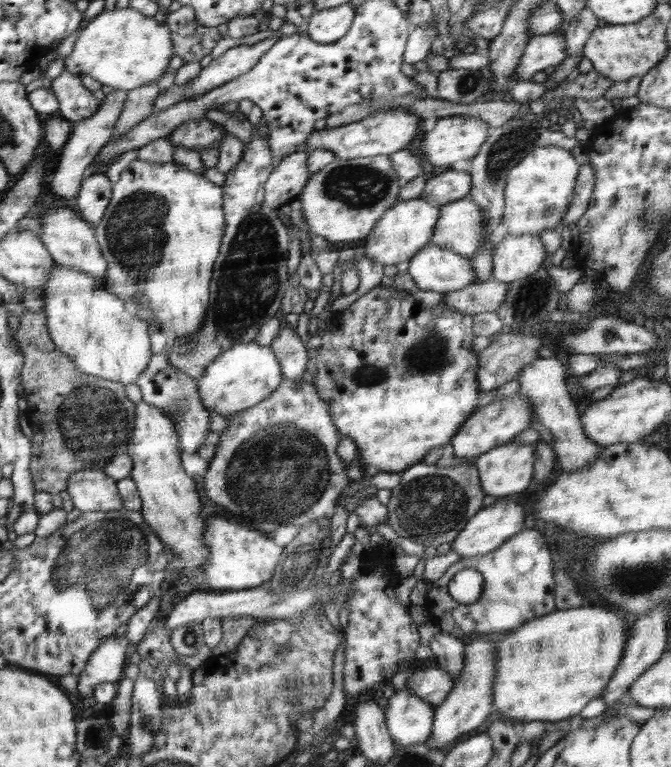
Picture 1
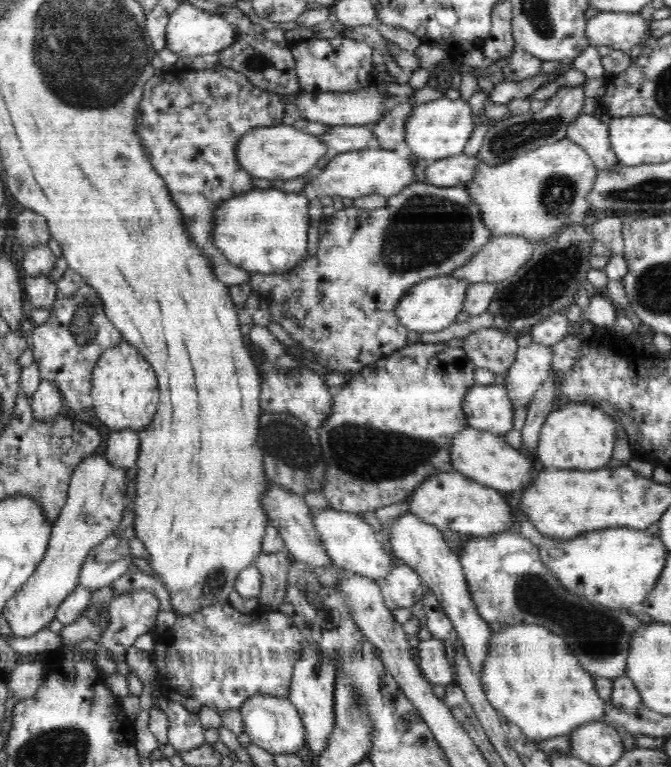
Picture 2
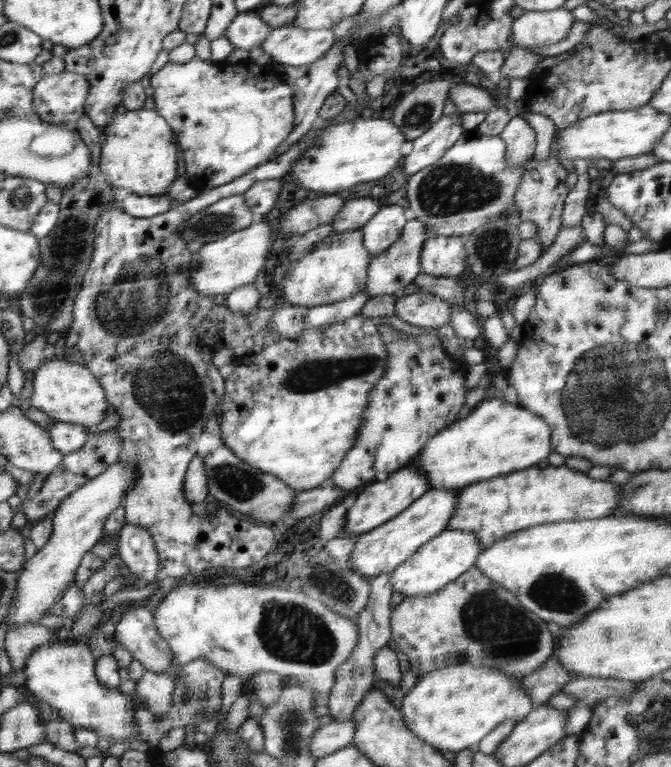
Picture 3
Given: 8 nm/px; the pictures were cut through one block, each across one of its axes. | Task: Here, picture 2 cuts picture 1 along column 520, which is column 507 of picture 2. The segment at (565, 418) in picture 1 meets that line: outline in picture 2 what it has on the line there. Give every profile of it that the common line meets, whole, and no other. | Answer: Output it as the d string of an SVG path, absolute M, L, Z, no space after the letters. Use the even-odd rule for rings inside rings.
M534 342L517 350L515 361L504 377L505 389L514 409L526 407L548 378L552 362L550 347Z

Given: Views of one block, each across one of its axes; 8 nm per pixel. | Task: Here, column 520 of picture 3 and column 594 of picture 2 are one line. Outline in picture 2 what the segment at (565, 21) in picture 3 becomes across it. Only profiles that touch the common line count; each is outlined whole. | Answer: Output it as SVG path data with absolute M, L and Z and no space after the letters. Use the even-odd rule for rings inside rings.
M599 12L587 20L585 35L590 45L607 45L611 49L630 53L636 44L648 46L654 37L648 23L639 13Z

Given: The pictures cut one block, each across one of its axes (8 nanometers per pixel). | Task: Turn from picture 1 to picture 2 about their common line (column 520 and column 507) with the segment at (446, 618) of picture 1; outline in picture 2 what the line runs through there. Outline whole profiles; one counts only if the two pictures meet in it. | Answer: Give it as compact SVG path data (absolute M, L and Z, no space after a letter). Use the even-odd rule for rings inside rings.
M513 531L476 537L472 542L465 541L460 551L459 559L464 569L470 596L484 620L496 627L513 624L537 624L546 627L570 645L579 663L594 678L616 679L625 675L631 640L635 632L644 624L634 615L630 615L628 609L612 610L599 604L590 604L581 596L568 592L545 567L538 547L528 538Z

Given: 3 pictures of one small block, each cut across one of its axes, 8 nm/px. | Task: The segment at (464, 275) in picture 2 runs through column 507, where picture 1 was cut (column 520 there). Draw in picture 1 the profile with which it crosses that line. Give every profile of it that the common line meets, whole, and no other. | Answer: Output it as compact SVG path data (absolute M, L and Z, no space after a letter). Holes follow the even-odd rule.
M507 235L493 249L491 278L507 283L526 278L543 266L546 251L538 235Z

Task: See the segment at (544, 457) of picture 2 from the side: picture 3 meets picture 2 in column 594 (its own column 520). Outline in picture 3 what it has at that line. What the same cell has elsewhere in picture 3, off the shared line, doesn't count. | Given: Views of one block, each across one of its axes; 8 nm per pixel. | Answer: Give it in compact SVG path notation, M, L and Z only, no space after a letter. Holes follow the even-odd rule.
M502 397L483 400L478 403L464 420L457 420L440 430L436 436L428 440L428 444L411 461L424 475L430 489L434 488L463 488L480 480L494 479L494 476L506 475L506 472L516 472L538 464L552 453L552 437L550 426L544 419L516 404L509 404Z

